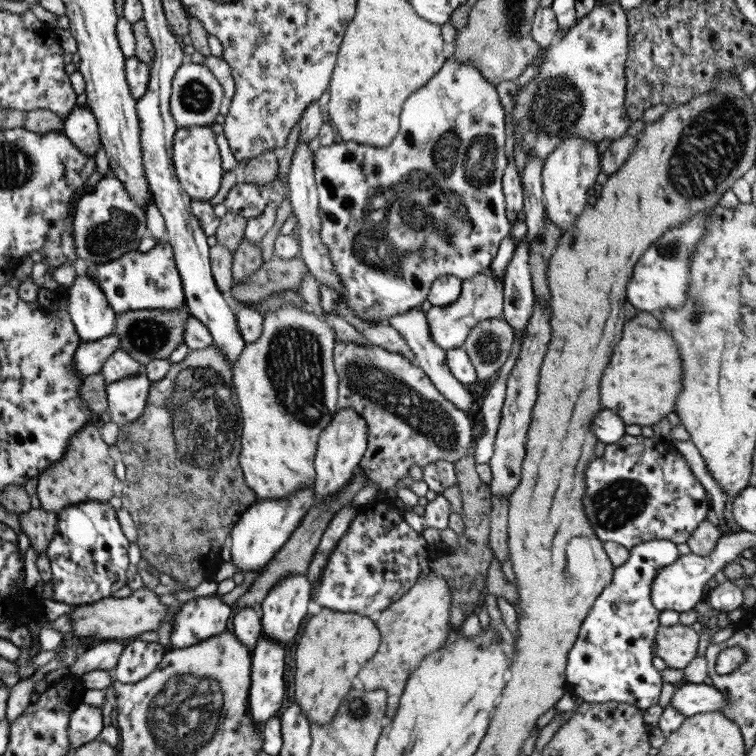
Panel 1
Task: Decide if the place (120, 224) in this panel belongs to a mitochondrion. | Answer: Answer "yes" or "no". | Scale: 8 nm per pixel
yes

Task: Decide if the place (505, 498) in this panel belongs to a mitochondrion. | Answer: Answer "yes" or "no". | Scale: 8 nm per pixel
no

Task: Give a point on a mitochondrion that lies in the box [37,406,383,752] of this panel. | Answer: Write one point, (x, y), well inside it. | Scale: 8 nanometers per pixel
(358, 709)

